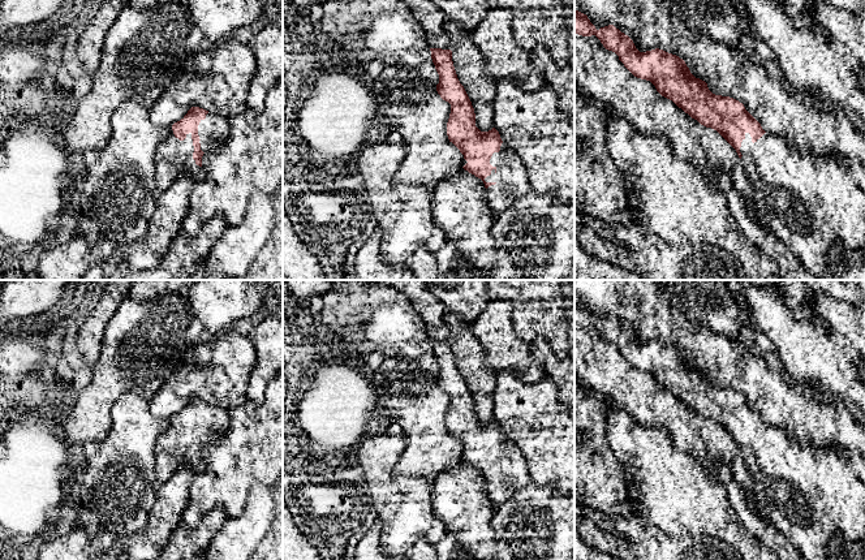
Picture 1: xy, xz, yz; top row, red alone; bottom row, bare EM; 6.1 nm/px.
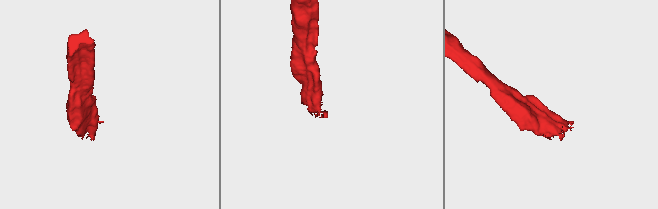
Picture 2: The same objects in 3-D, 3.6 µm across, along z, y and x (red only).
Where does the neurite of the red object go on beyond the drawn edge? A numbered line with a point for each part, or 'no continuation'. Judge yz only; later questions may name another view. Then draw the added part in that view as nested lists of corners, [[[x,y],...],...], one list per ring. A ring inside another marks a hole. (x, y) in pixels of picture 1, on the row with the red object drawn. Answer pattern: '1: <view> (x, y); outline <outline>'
1: yz (809, 202); outline [[[749,133],[740,147],[748,182],[754,189],[758,220],[801,260],[814,276],[832,266],[831,249],[840,242],[848,253],[865,247],[865,193],[836,159],[801,154],[784,137],[765,133],[754,143]]]

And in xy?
1: xy (173, 158); outline [[[169,126],[168,137],[158,146],[154,156],[158,195],[165,191],[180,176],[190,176],[194,184],[202,178],[202,167],[195,164],[193,152],[191,133],[180,141]]]

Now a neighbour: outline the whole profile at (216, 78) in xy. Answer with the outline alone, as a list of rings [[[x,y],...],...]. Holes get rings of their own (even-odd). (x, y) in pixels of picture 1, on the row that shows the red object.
[[[228,39],[189,53],[172,79],[149,109],[158,126],[172,126],[191,107],[232,117],[246,109],[246,94],[255,74],[257,60],[249,44]]]

